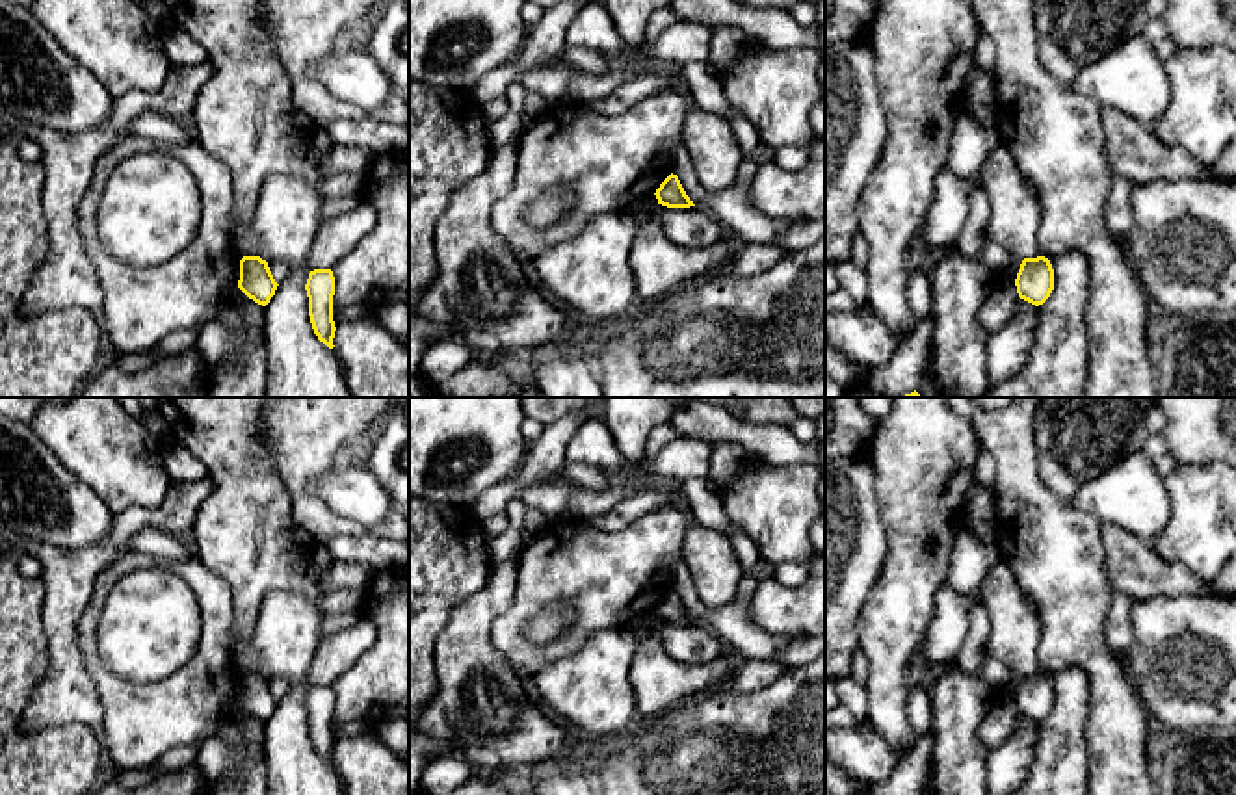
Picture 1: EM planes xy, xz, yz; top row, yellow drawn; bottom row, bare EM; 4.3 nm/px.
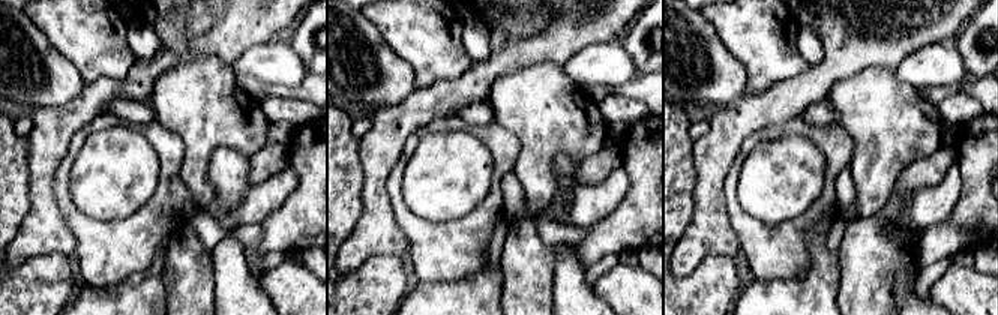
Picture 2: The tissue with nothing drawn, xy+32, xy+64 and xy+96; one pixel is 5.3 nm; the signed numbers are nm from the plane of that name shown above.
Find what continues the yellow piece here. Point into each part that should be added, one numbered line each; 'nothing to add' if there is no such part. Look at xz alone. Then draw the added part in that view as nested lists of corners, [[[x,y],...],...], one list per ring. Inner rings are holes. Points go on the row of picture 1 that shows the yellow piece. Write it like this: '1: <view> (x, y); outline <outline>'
nothing to add

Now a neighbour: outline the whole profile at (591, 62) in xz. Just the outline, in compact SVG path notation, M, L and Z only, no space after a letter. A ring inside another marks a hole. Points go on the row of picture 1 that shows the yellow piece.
M567 46L559 58L567 63L567 67L593 76L604 76L611 71L604 54L585 46Z

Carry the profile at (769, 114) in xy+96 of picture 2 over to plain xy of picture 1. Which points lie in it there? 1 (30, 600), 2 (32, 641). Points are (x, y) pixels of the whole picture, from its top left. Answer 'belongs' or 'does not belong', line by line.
1: does not belong
2: does not belong

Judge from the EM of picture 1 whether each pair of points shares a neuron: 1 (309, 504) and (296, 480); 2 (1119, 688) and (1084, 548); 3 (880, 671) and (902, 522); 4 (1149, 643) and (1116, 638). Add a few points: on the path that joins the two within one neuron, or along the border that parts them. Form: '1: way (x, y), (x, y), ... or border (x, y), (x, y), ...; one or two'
1: way (303, 498), (296, 485); one
2: way (1091, 652), (1084, 645), (1084, 584); one
3: way (889, 634), (902, 602), (902, 560); one
4: border (1136, 600), (1132, 645), (1123, 658); two

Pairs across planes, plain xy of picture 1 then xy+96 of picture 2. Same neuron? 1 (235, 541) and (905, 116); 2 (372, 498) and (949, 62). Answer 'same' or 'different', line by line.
1: same
2: same

